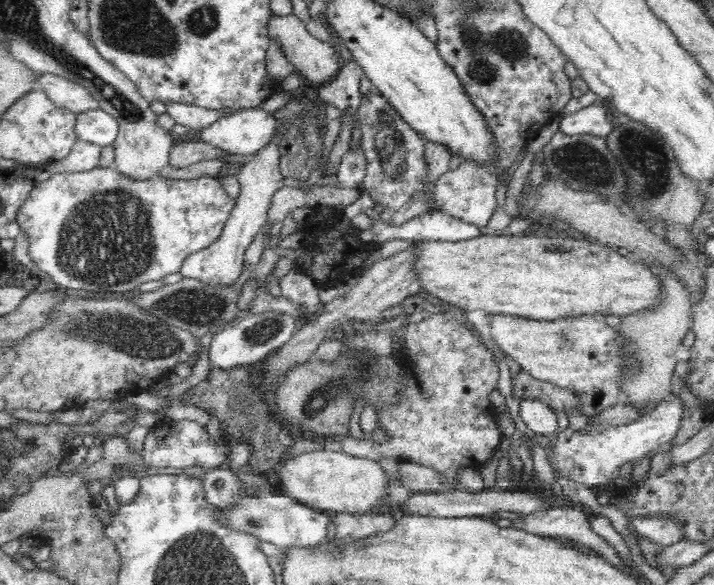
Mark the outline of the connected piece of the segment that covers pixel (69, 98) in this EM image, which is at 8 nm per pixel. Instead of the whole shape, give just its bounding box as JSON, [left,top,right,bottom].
[32,73,100,113]

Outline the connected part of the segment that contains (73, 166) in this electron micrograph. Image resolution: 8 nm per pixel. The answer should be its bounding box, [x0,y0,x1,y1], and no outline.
[48,140,102,174]

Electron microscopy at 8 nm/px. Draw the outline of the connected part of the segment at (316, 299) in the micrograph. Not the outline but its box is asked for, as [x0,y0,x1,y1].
[280,269,324,314]

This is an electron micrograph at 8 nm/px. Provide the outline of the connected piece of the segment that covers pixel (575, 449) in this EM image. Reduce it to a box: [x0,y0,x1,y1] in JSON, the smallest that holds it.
[546,396,684,486]

